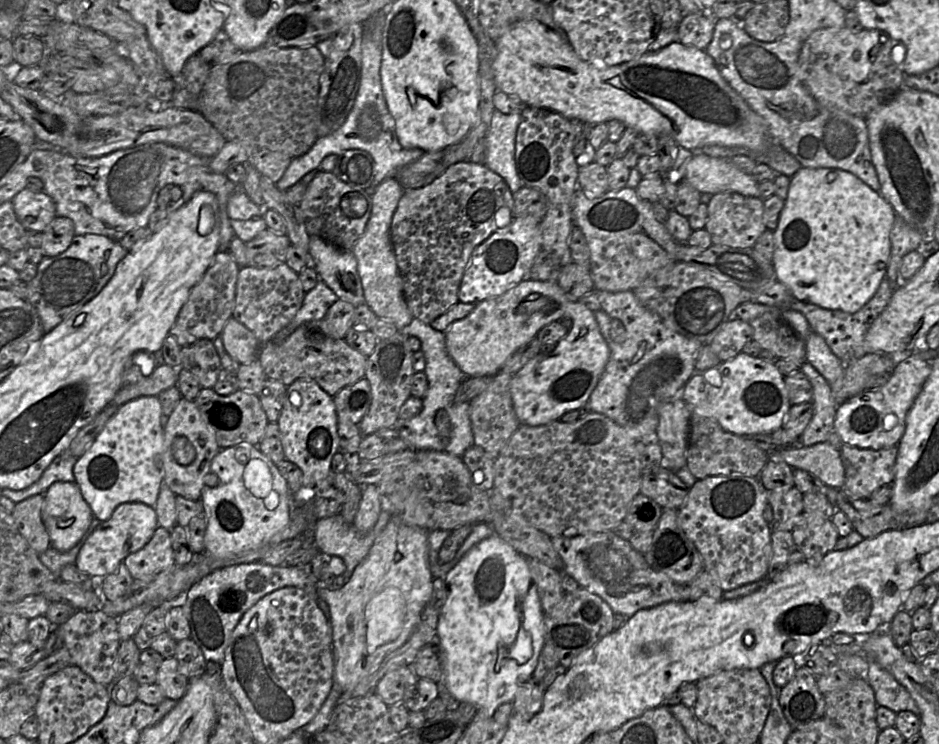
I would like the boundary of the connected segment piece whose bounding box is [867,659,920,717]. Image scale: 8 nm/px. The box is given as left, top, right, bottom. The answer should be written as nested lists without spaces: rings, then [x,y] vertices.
[[[869,659],[867,681],[874,690],[879,706],[887,707],[896,713],[911,711],[920,717],[920,709],[908,690],[873,659]]]

